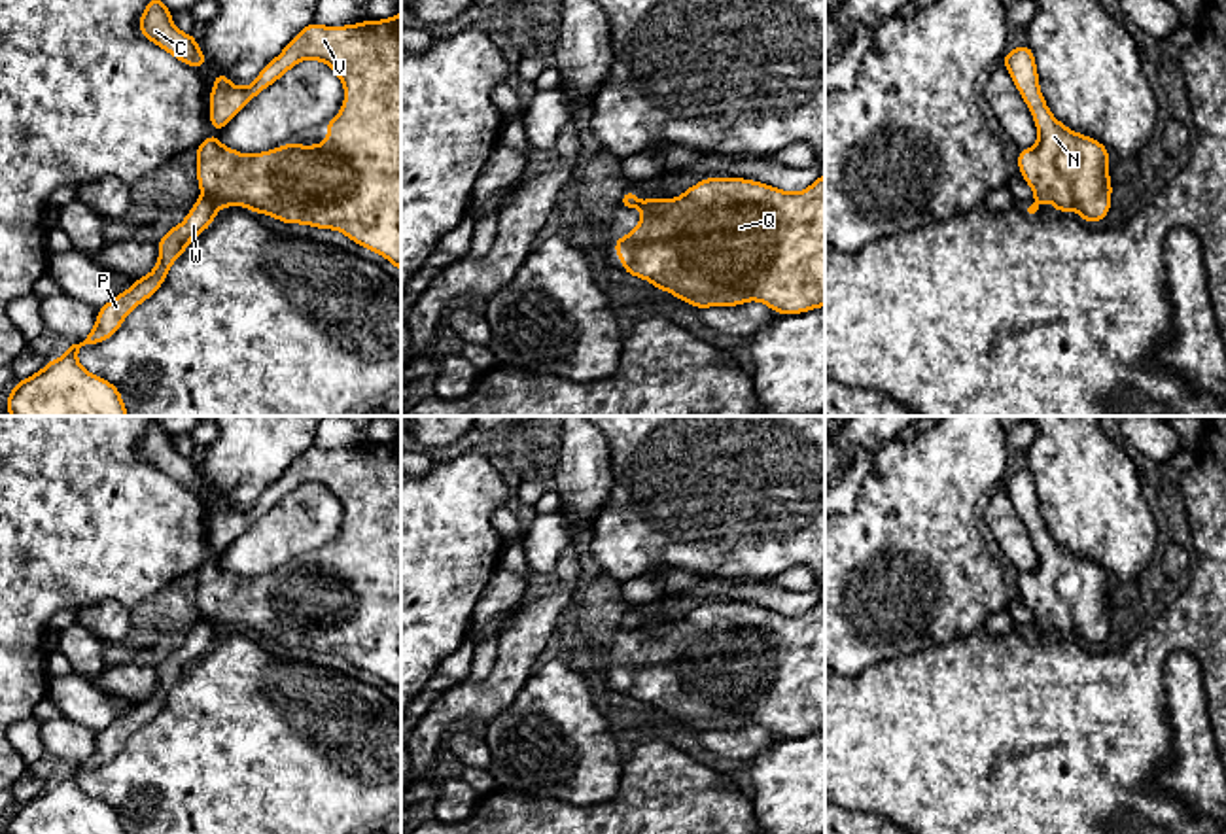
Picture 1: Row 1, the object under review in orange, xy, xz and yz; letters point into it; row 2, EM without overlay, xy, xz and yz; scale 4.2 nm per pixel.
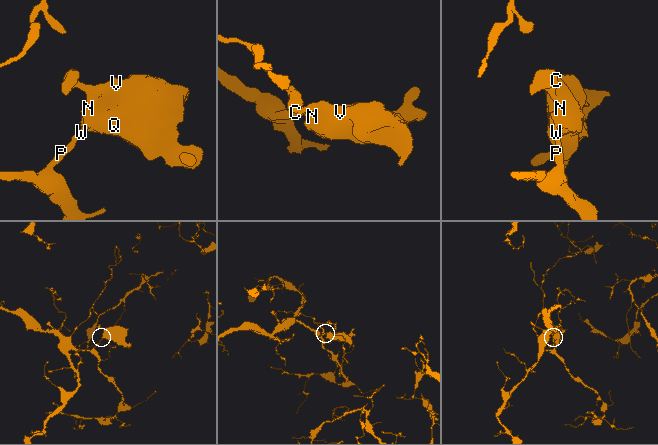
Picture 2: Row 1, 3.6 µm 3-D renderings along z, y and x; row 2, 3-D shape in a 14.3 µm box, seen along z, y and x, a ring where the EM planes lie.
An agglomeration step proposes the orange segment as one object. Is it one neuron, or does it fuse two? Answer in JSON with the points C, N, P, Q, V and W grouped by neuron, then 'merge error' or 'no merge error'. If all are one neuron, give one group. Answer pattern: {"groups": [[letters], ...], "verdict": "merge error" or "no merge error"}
{"groups": [["C", "N", "Q", "V"], ["P", "W"]], "verdict": "merge error"}

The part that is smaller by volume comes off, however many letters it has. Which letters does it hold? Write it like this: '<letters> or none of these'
C, N, Q, V

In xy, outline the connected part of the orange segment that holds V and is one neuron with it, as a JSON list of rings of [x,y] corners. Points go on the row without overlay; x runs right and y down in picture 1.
[[[401,435],[384,444],[369,443],[346,450],[322,450],[312,444],[250,511],[236,511],[225,497],[216,497],[208,522],[212,552],[225,552],[254,520],[306,482],[331,490],[344,509],[344,528],[327,545],[325,565],[289,565],[272,575],[246,579],[210,558],[195,571],[201,617],[214,620],[219,632],[246,630],[282,647],[341,654],[401,694]]]

